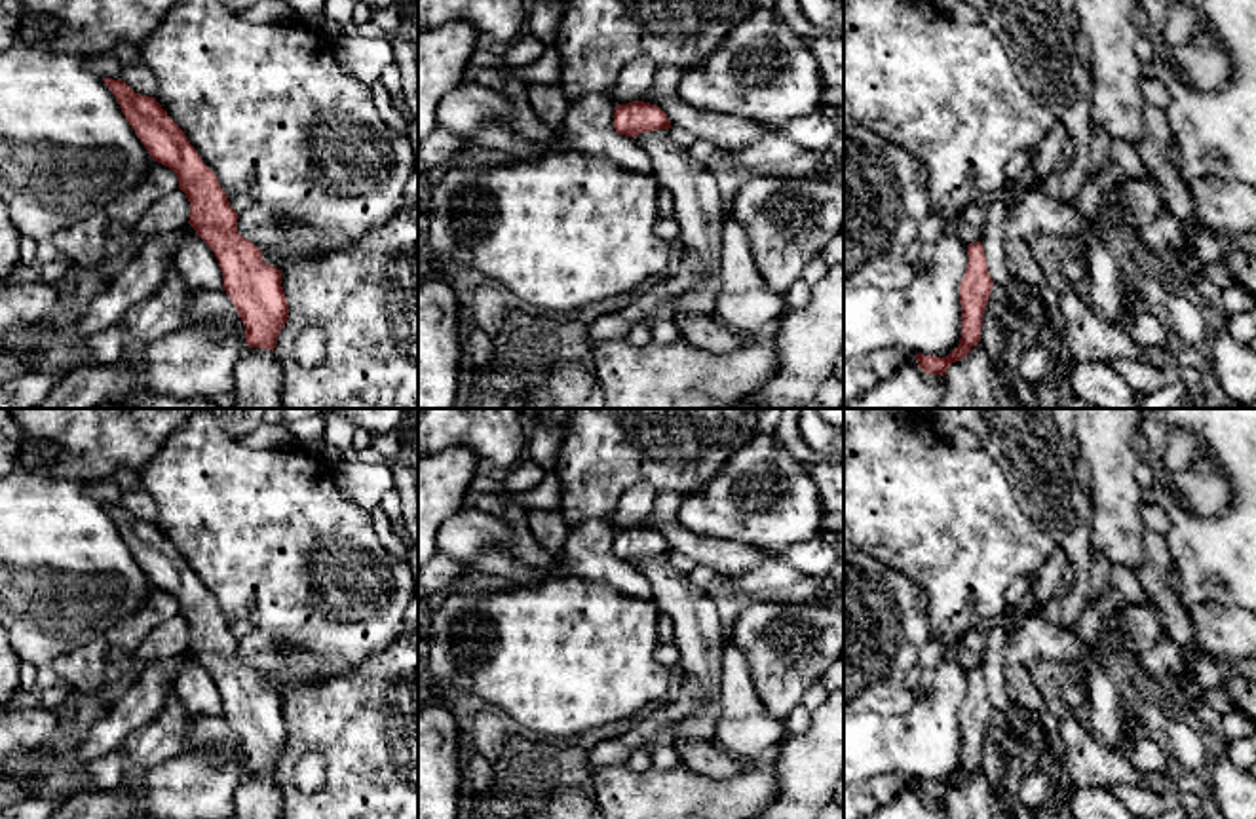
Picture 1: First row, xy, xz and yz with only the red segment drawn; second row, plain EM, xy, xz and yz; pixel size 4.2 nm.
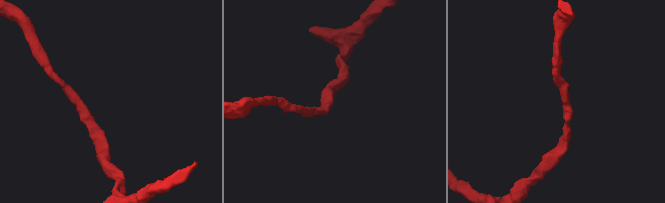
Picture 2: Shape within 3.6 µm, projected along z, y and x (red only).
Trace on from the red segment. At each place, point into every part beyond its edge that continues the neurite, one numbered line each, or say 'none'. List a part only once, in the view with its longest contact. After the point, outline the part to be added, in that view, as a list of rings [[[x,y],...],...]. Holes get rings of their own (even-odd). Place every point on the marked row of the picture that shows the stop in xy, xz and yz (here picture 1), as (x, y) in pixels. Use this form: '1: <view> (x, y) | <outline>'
none

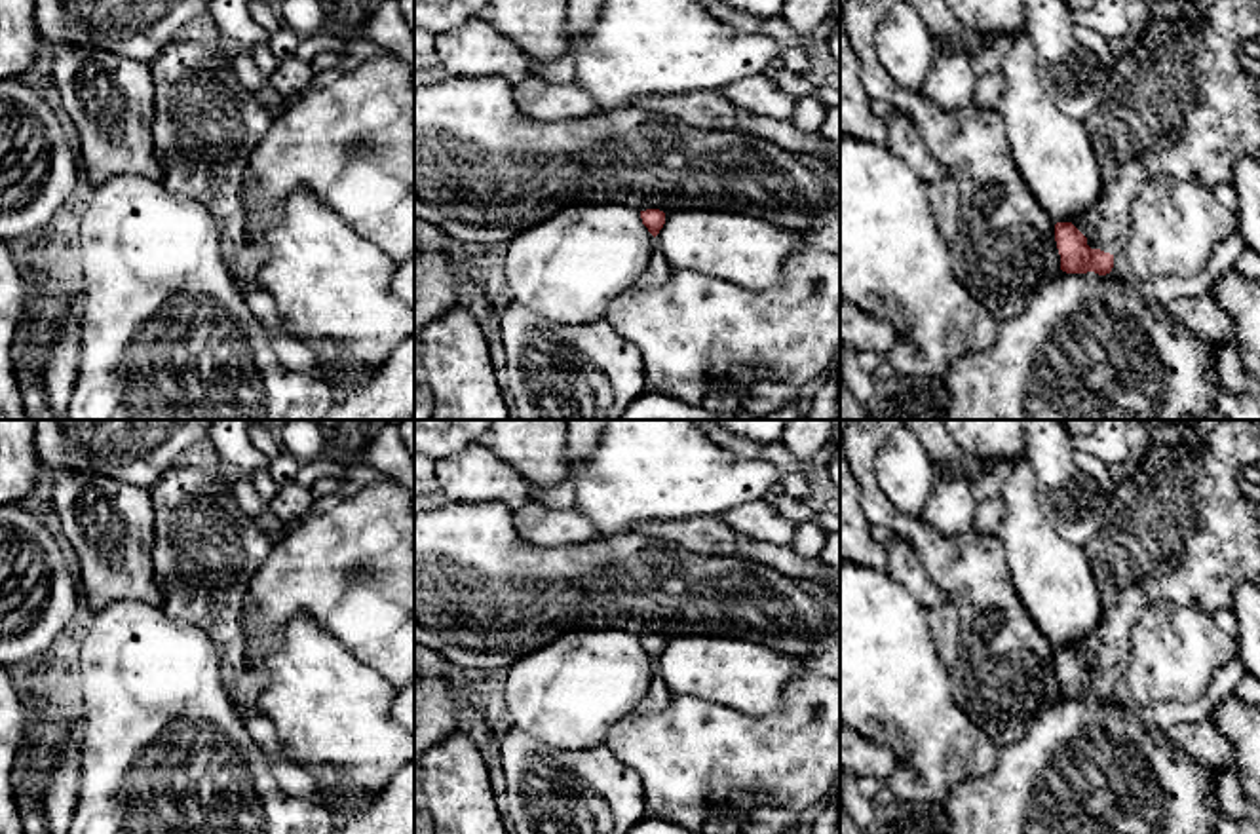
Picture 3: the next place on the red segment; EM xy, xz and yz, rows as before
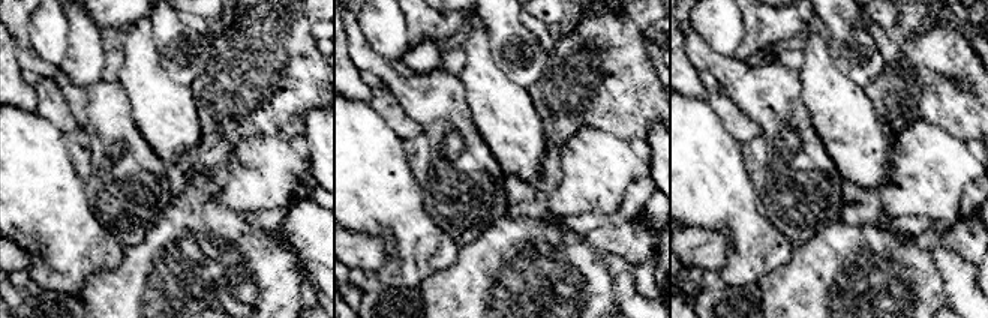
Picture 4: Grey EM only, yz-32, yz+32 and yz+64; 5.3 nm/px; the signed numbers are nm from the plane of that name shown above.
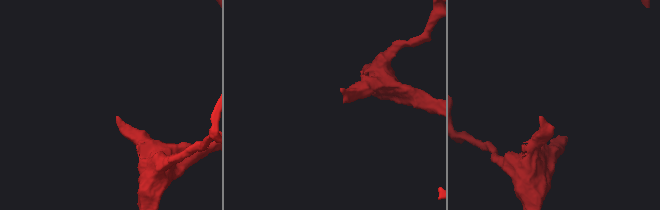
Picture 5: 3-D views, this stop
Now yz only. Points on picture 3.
1: yz (1181, 105) | [[[1150,0],[1146,32],[1116,59],[1112,87],[1083,120],[1102,173],[1102,192],[1089,215],[1100,251],[1116,255],[1127,243],[1131,205],[1146,180],[1174,177],[1214,188],[1231,182],[1233,165],[1241,156],[1260,158],[1258,93],[1237,57],[1241,42],[1258,34],[1260,0]]]

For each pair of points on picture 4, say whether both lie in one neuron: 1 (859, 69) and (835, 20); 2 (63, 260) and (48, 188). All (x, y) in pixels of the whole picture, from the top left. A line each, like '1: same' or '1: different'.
1: same
2: same

